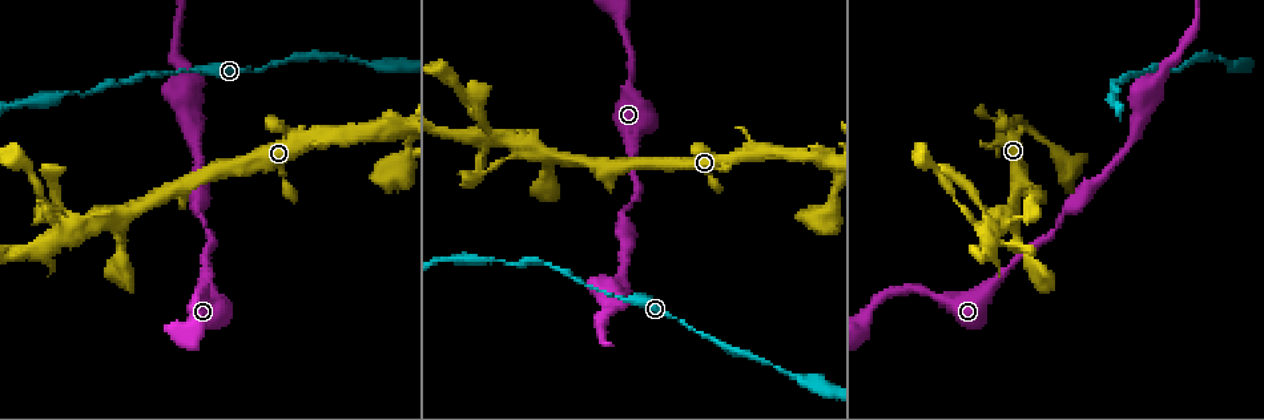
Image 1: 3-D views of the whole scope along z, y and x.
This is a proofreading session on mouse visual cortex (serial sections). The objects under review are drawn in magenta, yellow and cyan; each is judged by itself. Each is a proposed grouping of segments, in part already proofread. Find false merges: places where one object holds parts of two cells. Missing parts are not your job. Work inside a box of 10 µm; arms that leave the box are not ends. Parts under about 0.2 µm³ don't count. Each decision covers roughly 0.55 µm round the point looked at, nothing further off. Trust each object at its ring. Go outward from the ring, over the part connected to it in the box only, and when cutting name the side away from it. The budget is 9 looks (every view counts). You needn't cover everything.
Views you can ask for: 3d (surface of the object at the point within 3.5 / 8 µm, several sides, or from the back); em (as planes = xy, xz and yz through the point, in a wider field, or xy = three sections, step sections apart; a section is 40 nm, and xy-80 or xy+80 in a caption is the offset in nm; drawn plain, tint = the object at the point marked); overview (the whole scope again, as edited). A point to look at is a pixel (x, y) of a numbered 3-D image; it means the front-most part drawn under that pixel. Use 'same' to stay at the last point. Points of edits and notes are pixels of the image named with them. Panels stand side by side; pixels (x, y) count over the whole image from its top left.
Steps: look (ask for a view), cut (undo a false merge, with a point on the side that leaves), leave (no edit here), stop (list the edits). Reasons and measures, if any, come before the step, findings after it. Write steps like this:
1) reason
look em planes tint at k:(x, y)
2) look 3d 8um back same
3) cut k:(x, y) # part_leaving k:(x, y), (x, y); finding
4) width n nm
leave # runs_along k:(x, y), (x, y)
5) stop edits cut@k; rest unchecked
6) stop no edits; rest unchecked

three arms meet
look 3d 3.5um at 1:(494, 140)

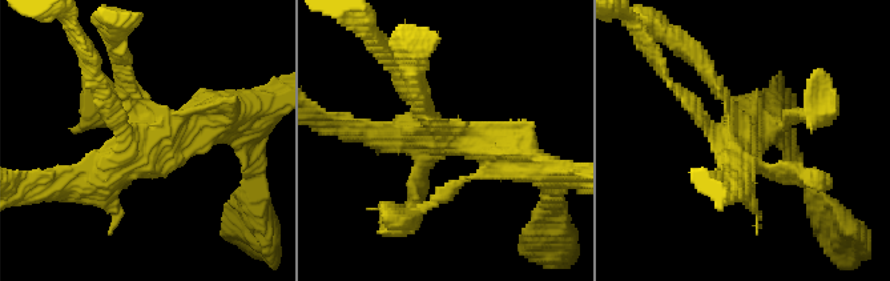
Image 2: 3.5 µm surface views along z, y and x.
now the EM
look em xy step 2 tint at 2:(446, 135)

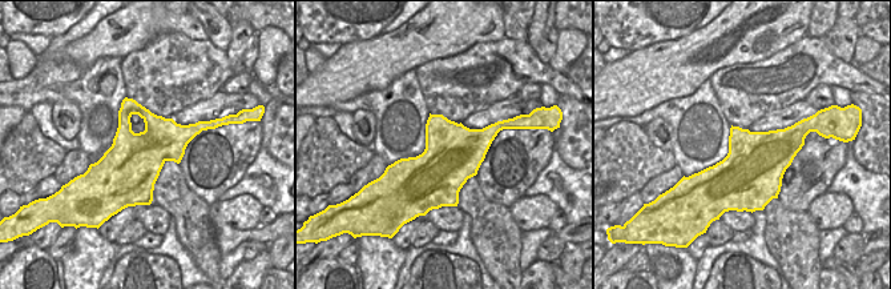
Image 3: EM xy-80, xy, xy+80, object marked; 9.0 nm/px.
look em planes tint same

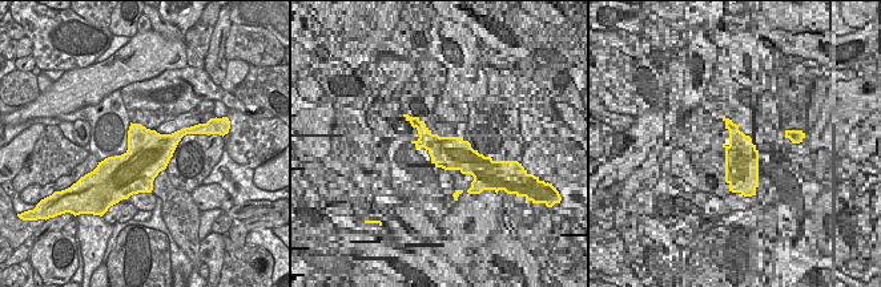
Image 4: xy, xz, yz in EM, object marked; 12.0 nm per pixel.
leave # runs_along 2:(523, 164), (437, 131), (405, 79); continuous, no second cell

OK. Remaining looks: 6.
calibre changes
look 3d 3.5um at 1:(997, 279)

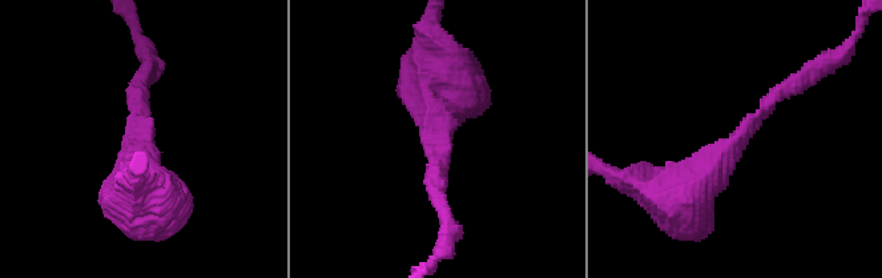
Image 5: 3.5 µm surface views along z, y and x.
arm_widths 200, 500 nm; now the EM
look em planes tint at 5:(437, 143)

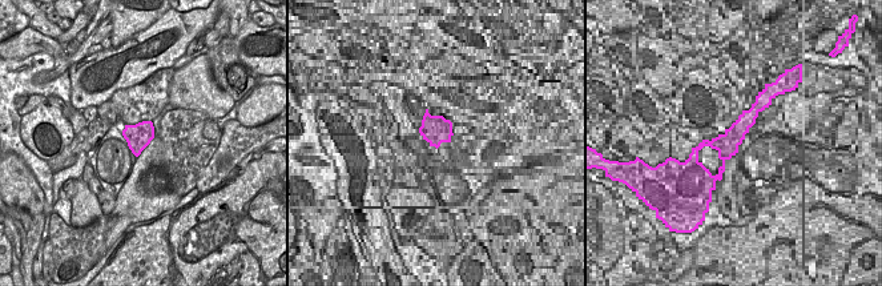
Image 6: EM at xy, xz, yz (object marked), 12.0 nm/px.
width 300 nm
leave # runs_along 5:(680, 200), (774, 97), (802, 77); all the same cell

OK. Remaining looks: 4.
sudden change in width
look 3d 3.5um at 1:(1149, 71)

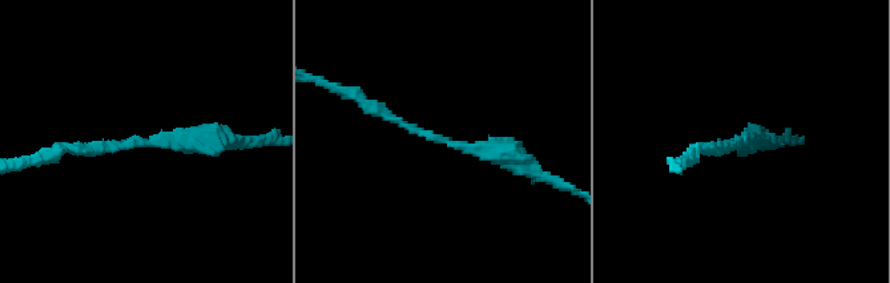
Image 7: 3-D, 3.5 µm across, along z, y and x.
arm_widths 100, 250 nm
look em xy step 3 tint at 7:(743, 136)

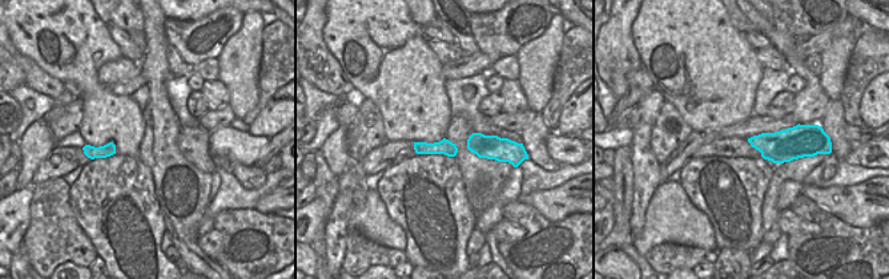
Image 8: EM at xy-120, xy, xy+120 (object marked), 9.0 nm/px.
leave # runs_along 7:(530, 166), (506, 153), (423, 136), (366, 105); all the same cell

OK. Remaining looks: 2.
stop no edits; rest unchecked

